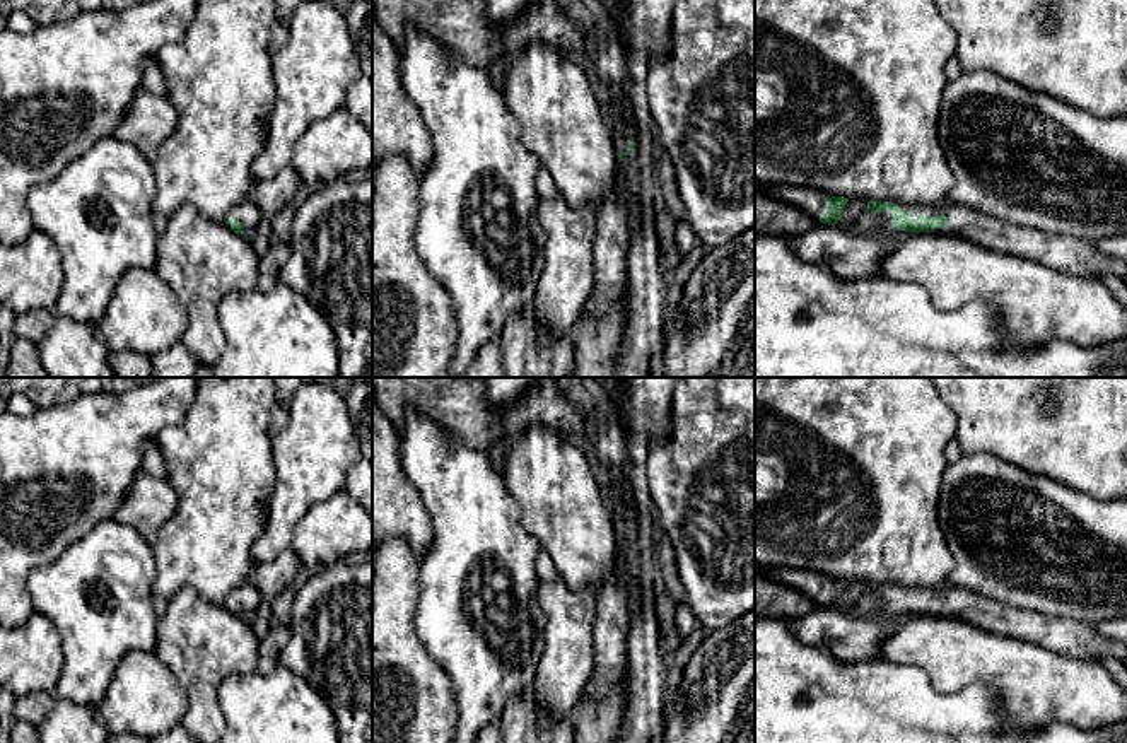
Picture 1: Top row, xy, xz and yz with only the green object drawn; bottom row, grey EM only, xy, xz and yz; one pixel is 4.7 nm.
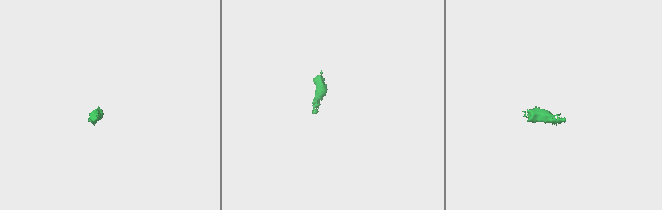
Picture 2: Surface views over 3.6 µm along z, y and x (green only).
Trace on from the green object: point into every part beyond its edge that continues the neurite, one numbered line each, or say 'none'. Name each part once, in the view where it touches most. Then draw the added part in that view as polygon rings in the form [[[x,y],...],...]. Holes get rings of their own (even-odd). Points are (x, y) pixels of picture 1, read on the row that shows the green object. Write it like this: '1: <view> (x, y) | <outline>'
1: yz (1069, 255) | [[[896,202],[895,205],[900,207],[900,215],[908,208],[912,220],[919,214],[929,219],[941,214],[948,217],[944,229],[936,227],[929,232],[961,236],[989,249],[1021,256],[1060,273],[1096,280],[1100,280],[1101,273],[1112,273],[1122,280],[1127,275],[1127,261],[1113,258],[1095,248],[1089,241],[1074,236],[1048,234],[1031,227],[1013,225],[953,202],[943,207],[903,205]]]

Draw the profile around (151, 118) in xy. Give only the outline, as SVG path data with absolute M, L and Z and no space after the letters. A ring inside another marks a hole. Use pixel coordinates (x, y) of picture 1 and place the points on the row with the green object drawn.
M138 89L113 137L135 145L149 162L154 162L176 125L178 113L169 99Z

